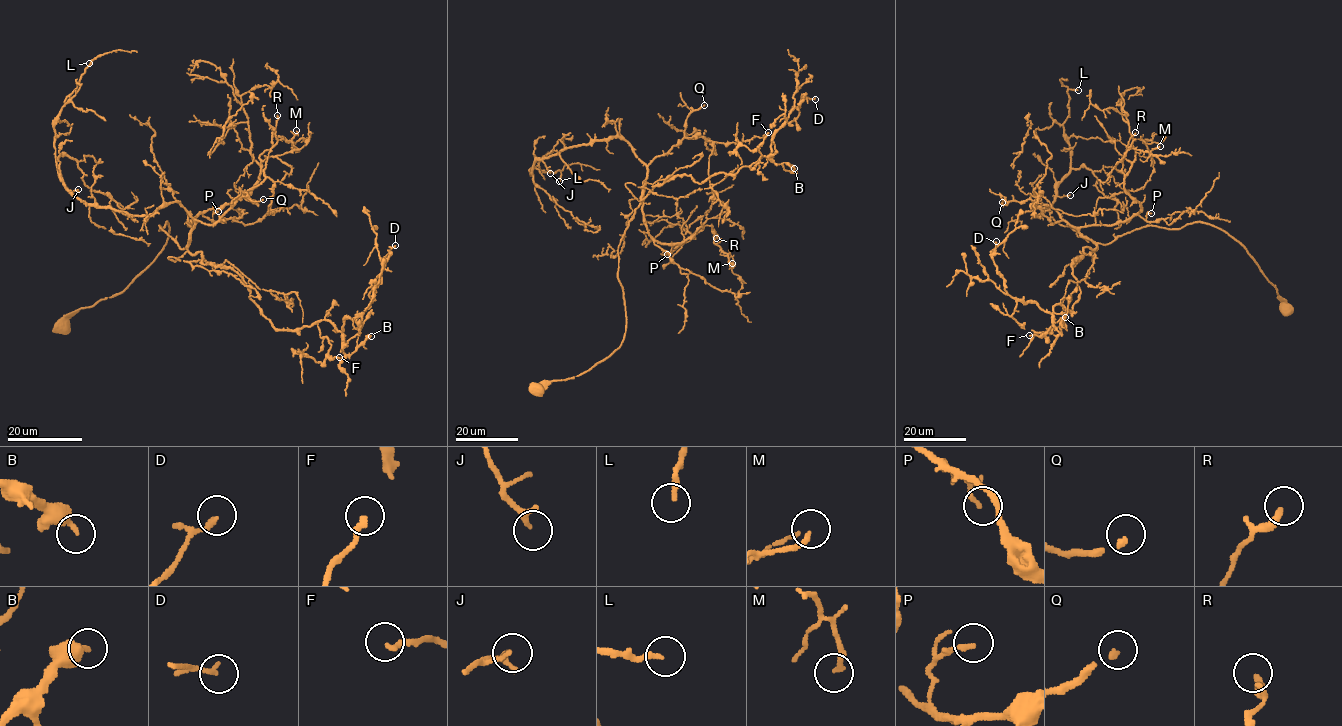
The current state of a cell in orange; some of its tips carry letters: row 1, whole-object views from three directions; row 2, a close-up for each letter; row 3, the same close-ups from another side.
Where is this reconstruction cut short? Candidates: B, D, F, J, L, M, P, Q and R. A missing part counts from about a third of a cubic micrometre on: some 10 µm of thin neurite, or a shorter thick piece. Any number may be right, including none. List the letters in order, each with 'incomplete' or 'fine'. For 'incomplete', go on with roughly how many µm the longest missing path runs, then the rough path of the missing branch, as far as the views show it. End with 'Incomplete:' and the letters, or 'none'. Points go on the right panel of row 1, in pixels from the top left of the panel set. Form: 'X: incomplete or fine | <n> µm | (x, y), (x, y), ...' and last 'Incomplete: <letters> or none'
B: fine
D: fine
F: fine
J: fine
L: fine
M: fine
P: fine
Q: incomplete | 50 µm | (1002, 202), (993, 201), (998, 201), (1004, 192), (1016, 192)
R: fine
Incomplete: Q

